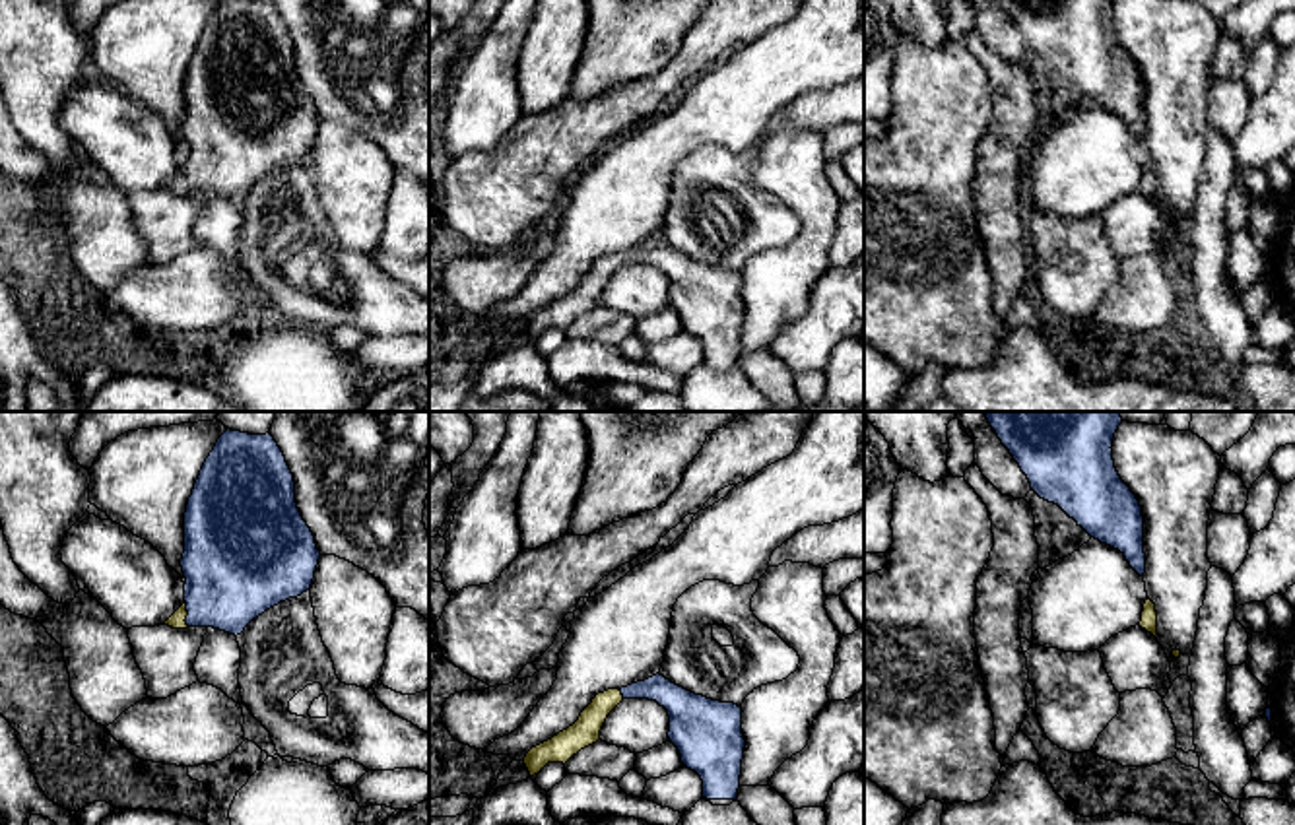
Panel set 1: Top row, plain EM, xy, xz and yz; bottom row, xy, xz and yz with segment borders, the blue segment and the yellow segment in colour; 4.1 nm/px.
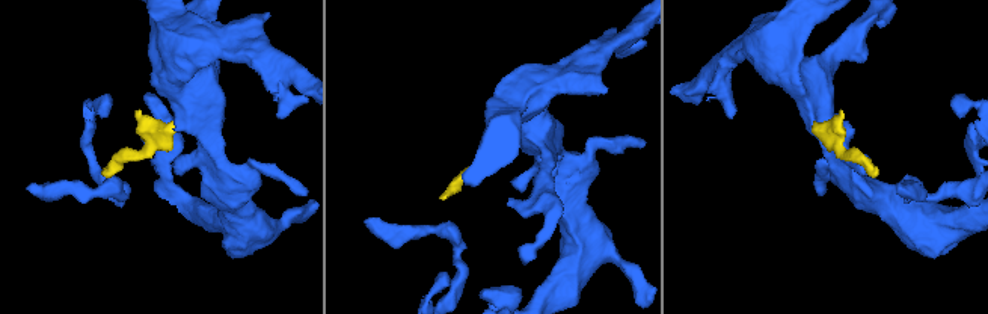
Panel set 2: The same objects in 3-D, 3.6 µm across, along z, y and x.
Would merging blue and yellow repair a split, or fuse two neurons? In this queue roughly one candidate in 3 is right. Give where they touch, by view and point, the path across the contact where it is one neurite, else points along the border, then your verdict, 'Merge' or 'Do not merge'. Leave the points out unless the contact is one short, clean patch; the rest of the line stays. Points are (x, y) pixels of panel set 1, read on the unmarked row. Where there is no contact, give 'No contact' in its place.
Touches blue at xy (187, 181). Path across: xy (232, 140), (187, 181), (177, 185). Merge

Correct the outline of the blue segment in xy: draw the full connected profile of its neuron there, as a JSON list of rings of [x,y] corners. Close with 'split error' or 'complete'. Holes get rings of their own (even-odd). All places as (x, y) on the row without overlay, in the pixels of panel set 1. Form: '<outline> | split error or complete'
[[[221,0],[206,23],[184,78],[184,169],[165,186],[173,194],[214,192],[241,200],[266,175],[311,155],[320,124],[295,68],[295,47],[272,0]]] | split error

